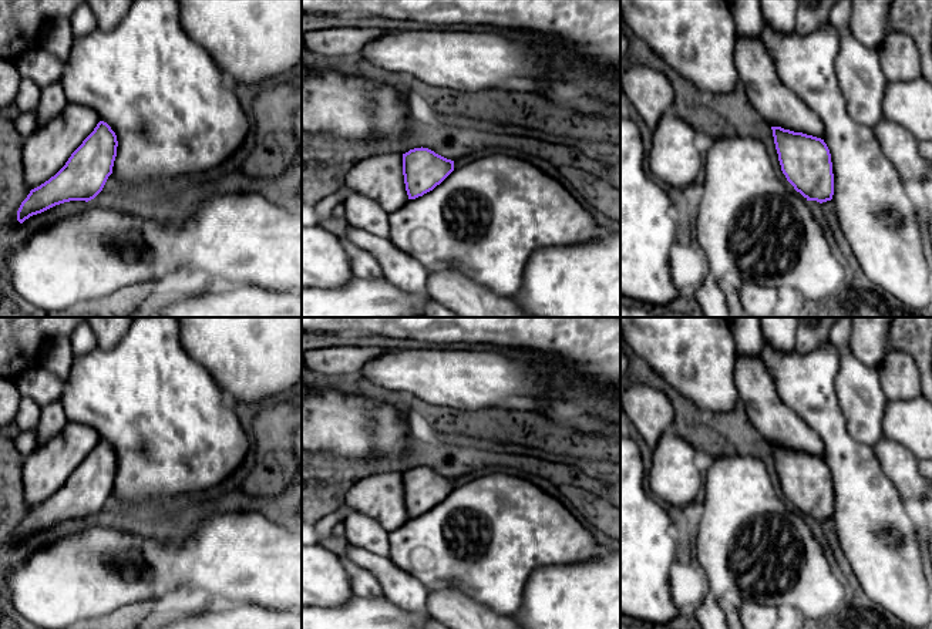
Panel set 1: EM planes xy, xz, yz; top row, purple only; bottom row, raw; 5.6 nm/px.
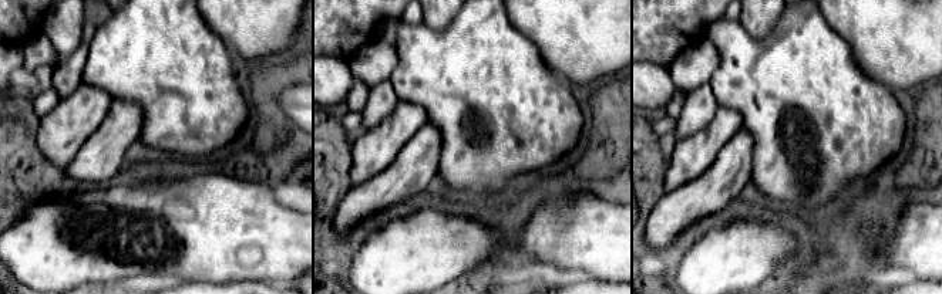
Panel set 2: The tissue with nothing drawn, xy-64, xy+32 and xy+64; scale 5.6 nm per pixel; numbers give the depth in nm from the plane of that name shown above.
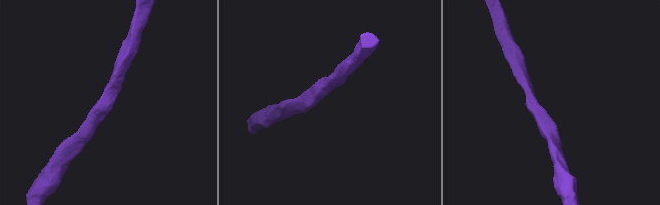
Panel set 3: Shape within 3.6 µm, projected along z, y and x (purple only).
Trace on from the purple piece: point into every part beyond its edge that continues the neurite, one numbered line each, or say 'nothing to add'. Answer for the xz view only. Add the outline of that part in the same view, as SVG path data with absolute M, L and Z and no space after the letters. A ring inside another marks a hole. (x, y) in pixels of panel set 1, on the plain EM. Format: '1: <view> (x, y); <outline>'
1: xz (380, 497); M381 472L361 478L346 494L346 507L376 519L390 534L408 521L403 474Z

